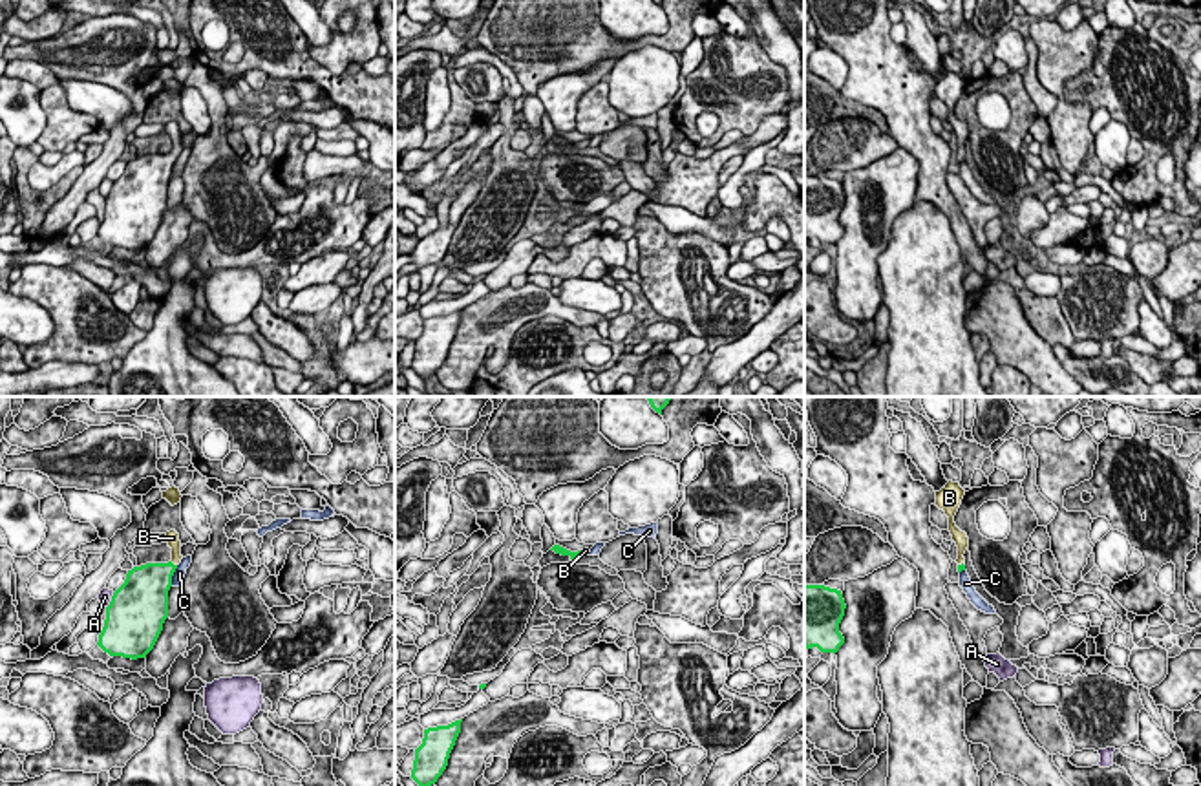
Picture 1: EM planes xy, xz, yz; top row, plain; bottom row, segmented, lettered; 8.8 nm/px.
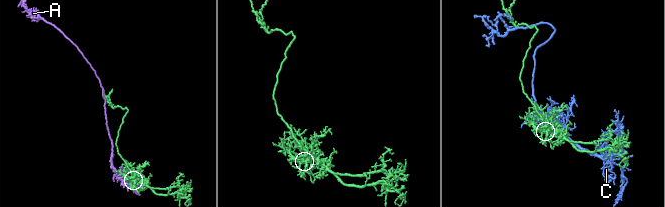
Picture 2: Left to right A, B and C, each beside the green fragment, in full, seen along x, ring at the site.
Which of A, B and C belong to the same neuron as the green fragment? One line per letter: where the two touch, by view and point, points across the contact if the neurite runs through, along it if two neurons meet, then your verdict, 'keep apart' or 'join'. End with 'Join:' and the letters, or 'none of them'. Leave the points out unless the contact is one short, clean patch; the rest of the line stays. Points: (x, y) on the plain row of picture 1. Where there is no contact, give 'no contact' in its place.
A: meets green in xy at (112, 191); keep apart
B: meets green in xy at (172, 154); runs through xy (150, 172), (172, 154), (172, 128); join
C: meets green in xy at (172, 165); keep apart
Join: B

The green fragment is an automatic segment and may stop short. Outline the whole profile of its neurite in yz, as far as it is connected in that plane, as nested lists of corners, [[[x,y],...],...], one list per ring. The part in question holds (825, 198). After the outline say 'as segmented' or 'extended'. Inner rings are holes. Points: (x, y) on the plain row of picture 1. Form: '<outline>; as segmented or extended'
[[[804,174],[804,238],[835,245],[845,234],[839,223],[845,199],[841,181]]]; as segmented

